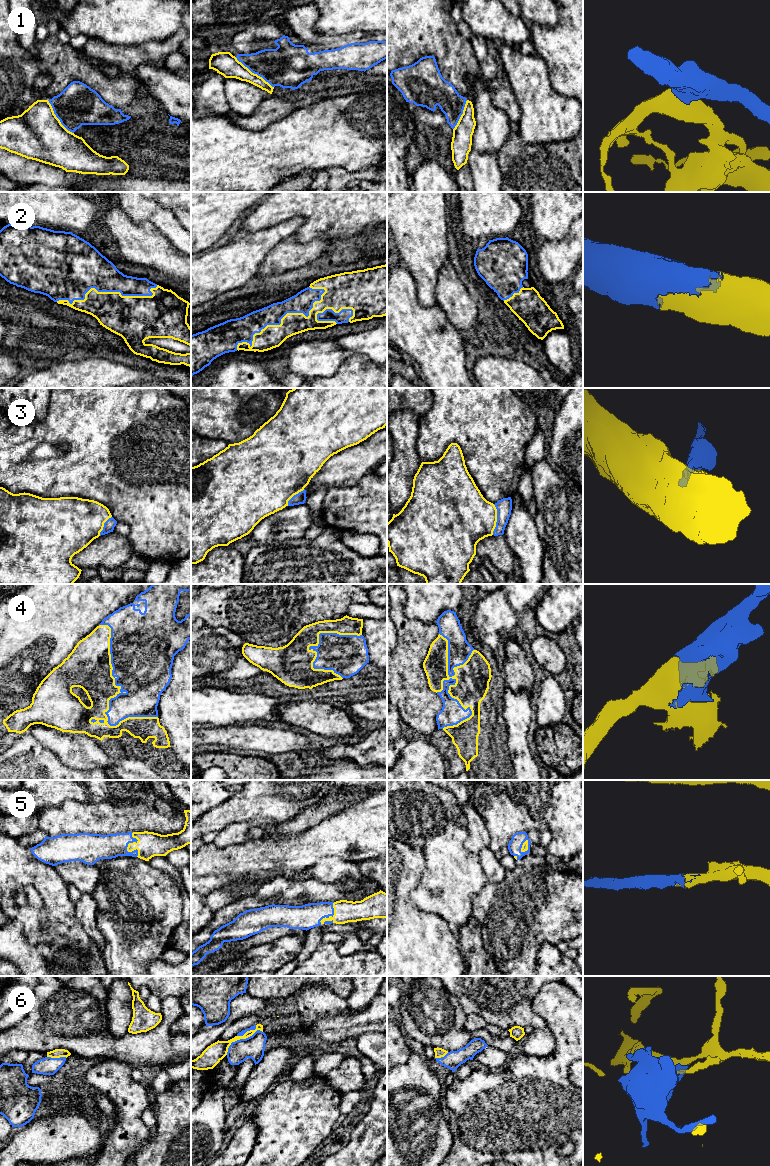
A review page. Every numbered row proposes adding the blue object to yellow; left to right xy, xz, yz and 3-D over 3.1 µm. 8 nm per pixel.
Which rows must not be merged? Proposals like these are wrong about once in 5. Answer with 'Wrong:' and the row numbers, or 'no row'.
Wrong: 1, 6

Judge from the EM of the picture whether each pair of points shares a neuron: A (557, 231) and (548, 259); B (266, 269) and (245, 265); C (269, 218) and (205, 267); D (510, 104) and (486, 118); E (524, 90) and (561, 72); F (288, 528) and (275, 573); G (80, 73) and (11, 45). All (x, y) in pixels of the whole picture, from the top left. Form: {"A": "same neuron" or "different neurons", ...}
{"A": "different neurons", "B": "different neurons", "C": "different neurons", "D": "different neurons", "E": "different neurons", "F": "different neurons", "G": "same neuron"}

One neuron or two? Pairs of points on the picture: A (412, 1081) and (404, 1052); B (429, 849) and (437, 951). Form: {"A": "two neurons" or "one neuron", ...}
{"A": "two neurons", "B": "two neurons"}

